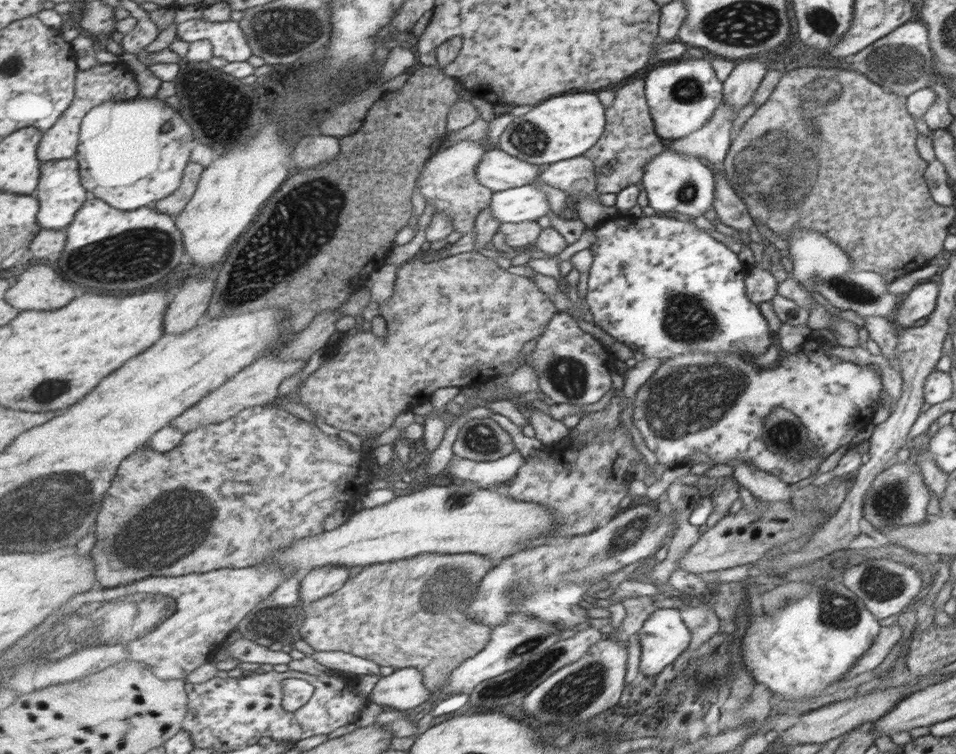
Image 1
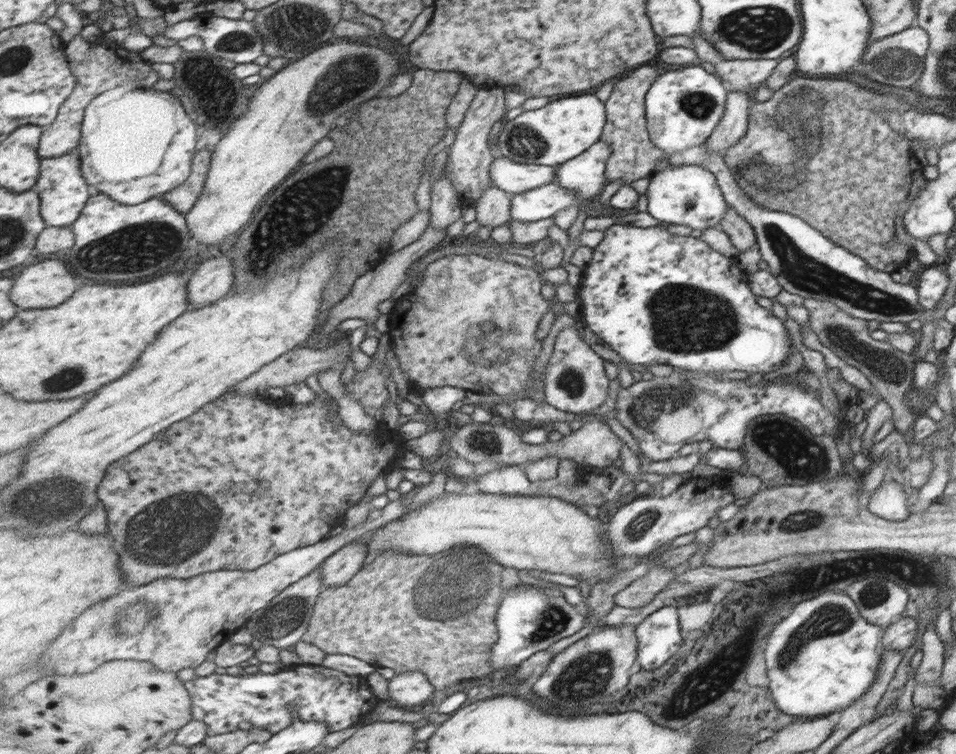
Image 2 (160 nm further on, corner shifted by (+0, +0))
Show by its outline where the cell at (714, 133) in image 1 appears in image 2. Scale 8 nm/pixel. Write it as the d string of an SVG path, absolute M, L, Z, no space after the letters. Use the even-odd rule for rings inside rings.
M704 142L667 157L669 165L695 164L713 173L728 206L734 208L739 216L745 218L745 223L756 230L760 259L767 263L769 272L776 278L782 290L802 299L832 302L853 318L866 321L908 323L911 320L922 322L928 317L929 312L924 311L918 303L916 288L909 283L895 282L890 273L869 266L861 257L844 246L837 245L799 216L790 215L783 210L770 210L757 204L740 188L722 158L723 154L710 152Z

